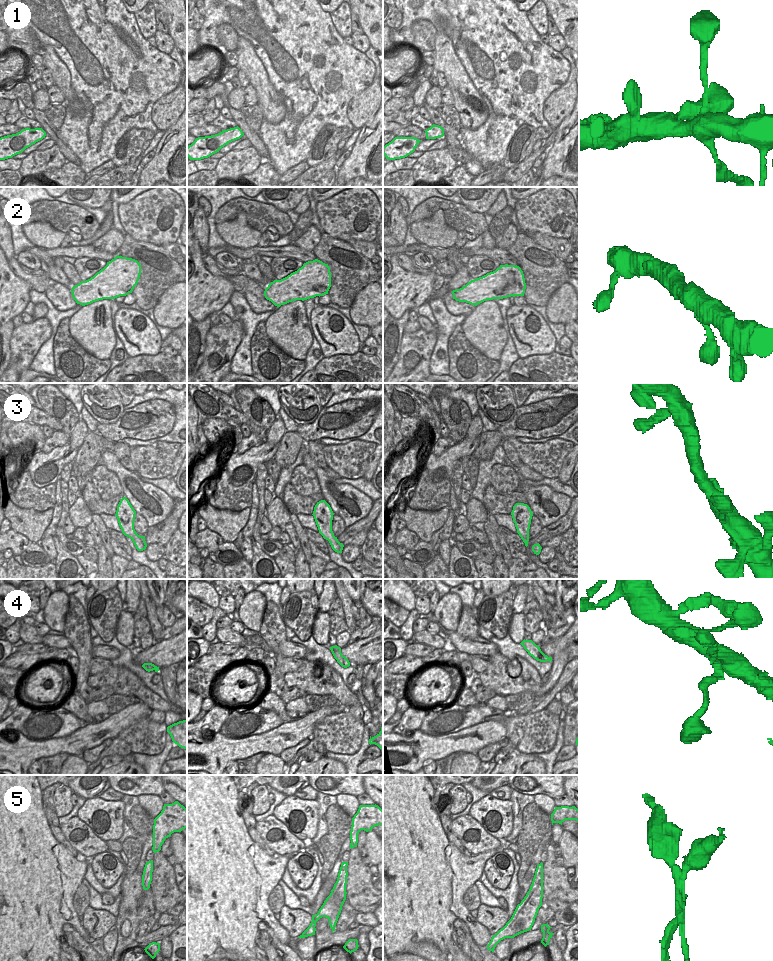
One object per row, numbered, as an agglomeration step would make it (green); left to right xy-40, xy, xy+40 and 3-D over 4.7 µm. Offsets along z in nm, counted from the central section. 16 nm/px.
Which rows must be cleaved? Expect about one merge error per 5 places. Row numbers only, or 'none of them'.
5

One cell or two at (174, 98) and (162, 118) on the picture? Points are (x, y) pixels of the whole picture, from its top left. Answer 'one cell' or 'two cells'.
one cell

